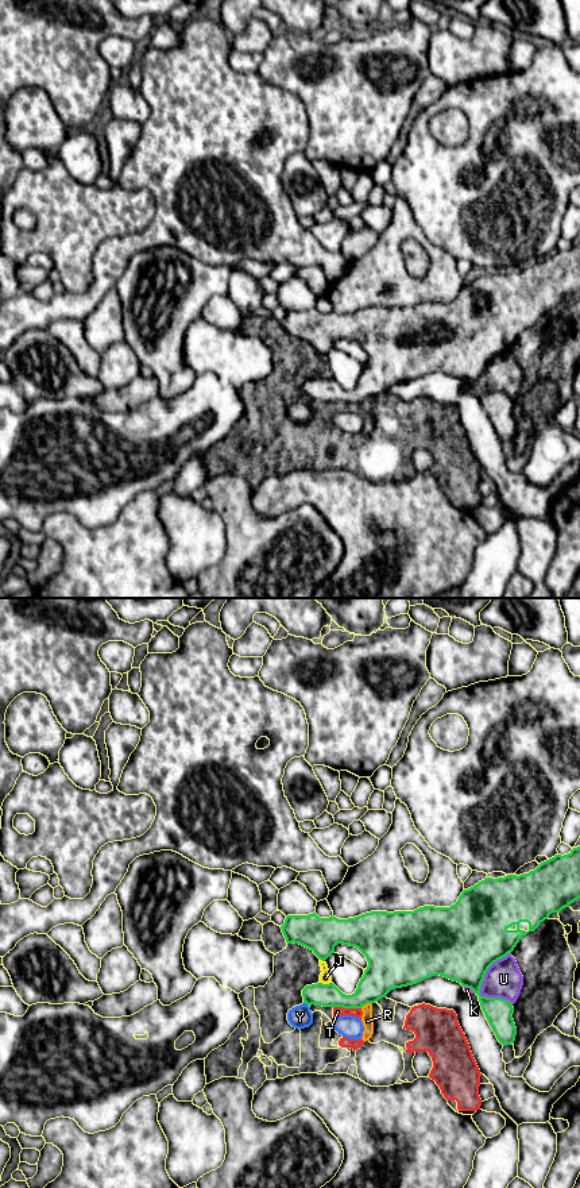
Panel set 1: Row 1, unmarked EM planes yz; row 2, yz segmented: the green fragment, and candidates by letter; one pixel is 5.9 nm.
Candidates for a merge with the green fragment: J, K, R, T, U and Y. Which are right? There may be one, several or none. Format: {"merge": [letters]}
{"merge": []}

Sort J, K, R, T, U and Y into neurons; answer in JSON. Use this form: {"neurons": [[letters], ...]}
{"neurons": [["J", "K", "R", "T", "U", "Y"]]}

